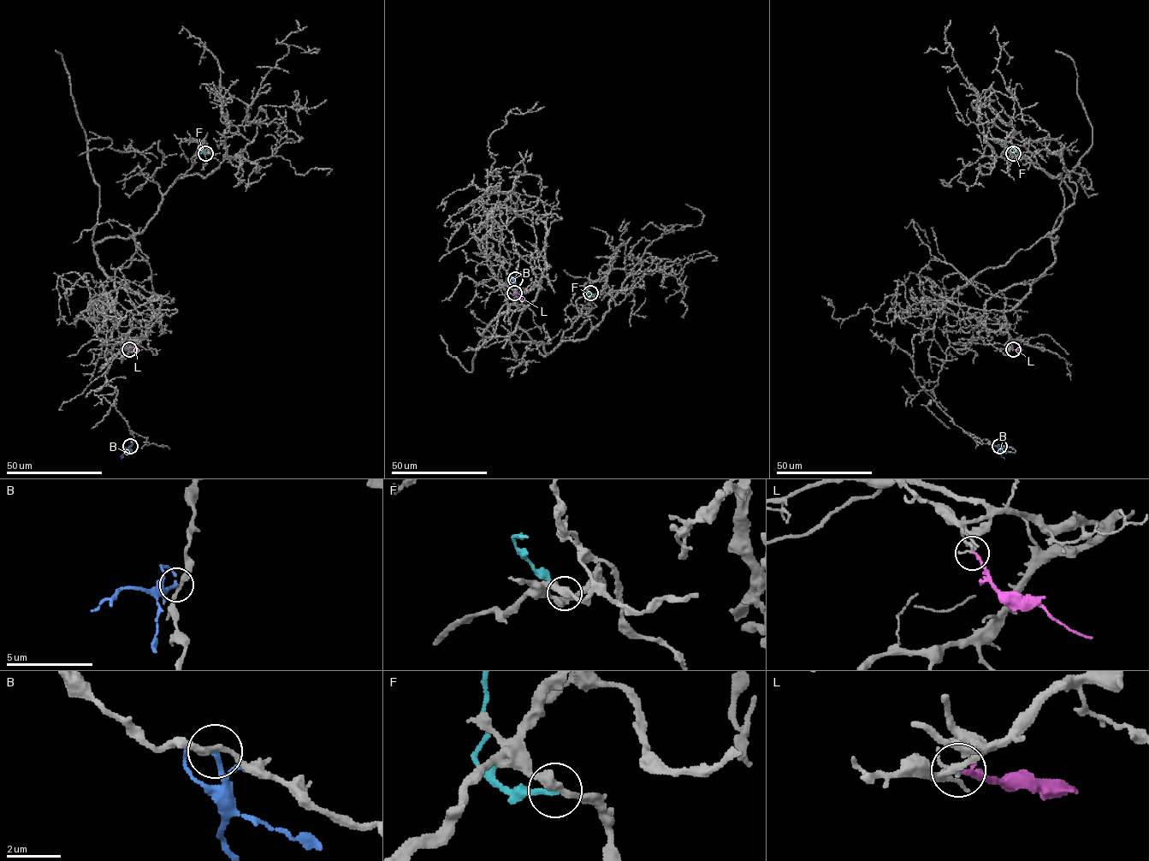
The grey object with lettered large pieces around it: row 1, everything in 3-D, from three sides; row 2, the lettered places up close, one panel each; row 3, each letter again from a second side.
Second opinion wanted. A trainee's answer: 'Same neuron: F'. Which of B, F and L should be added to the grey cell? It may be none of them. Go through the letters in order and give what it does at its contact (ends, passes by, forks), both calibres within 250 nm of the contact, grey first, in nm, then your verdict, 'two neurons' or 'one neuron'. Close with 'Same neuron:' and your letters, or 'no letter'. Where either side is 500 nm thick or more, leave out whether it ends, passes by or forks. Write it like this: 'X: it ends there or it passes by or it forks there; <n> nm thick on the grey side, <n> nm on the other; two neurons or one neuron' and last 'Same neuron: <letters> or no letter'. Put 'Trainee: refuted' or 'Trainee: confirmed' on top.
Trainee: confirmed
B: it ends there; 240 nm thick on the grey side, 200 nm on the other; two neurons
F: it ends there; 340 nm thick on the grey side, 200 nm on the other; one neuron
L: it ends there; 130 nm thick on the grey side, 160 nm on the other; two neurons
Same neuron: F

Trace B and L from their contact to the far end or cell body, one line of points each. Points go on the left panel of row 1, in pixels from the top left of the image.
B: (130, 446), (121, 459)
L: (129, 349), (143, 350)

